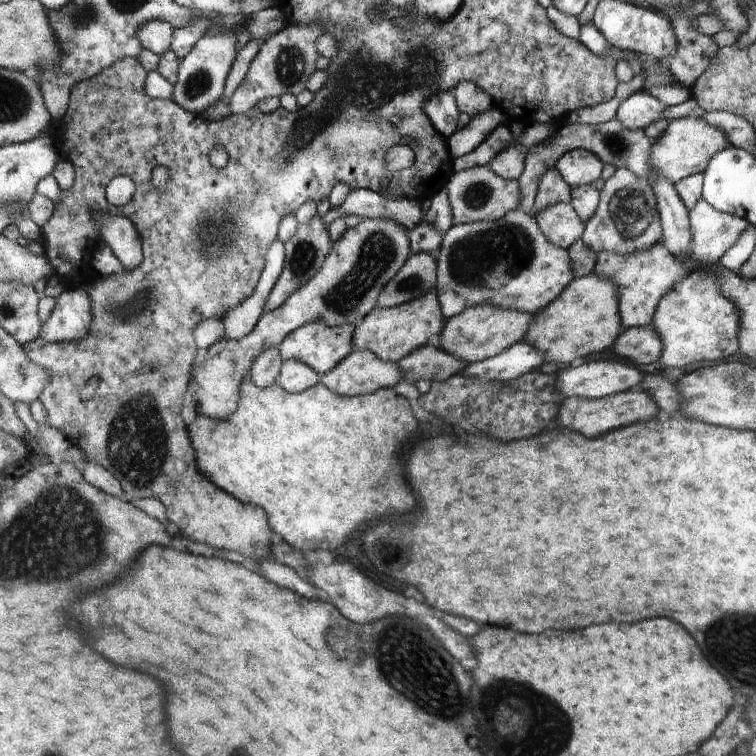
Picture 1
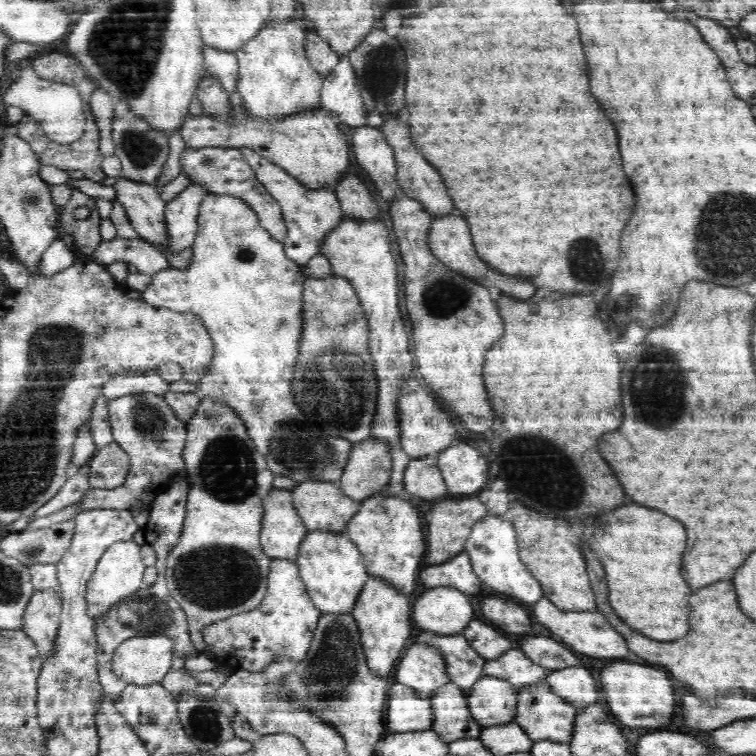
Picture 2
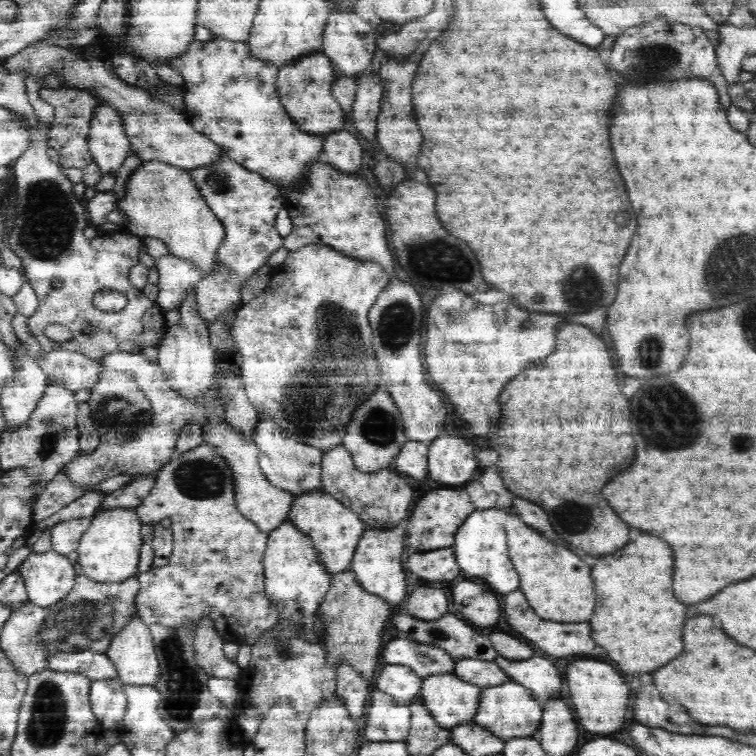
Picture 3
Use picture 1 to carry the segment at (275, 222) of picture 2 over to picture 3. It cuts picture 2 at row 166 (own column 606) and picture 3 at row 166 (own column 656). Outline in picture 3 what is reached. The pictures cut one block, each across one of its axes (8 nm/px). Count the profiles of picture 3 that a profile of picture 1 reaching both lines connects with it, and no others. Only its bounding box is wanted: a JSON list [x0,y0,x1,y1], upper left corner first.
[188,154,283,322]

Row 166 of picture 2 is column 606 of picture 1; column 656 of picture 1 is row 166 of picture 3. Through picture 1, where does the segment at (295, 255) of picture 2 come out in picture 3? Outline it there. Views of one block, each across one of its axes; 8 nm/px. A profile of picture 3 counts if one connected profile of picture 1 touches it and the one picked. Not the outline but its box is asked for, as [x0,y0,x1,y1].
[171,36,323,193]

